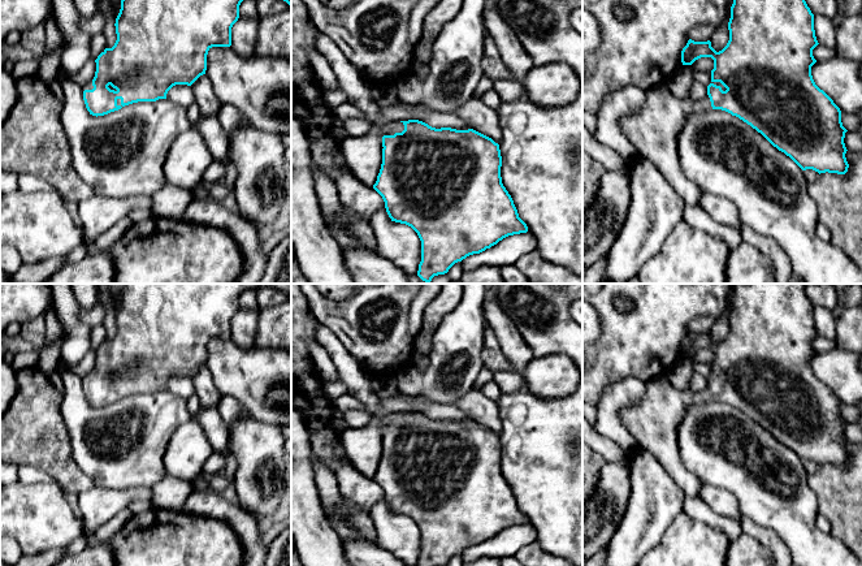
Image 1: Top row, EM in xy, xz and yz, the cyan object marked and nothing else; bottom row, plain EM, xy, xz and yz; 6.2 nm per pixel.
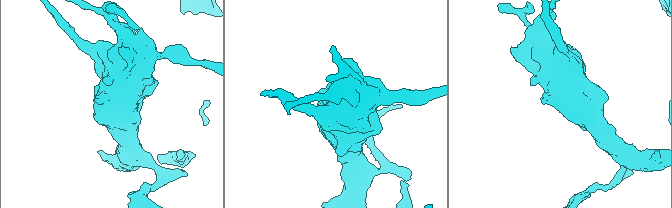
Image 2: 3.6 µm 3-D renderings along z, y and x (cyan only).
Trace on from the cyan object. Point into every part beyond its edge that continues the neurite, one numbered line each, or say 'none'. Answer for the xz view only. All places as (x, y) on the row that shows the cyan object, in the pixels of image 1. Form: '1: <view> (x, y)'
1: xz (388, 129)

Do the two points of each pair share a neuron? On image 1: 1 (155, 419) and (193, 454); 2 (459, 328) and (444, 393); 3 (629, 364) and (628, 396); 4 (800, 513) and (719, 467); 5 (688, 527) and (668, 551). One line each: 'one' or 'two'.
1: two
2: one
3: two
4: one
5: one

